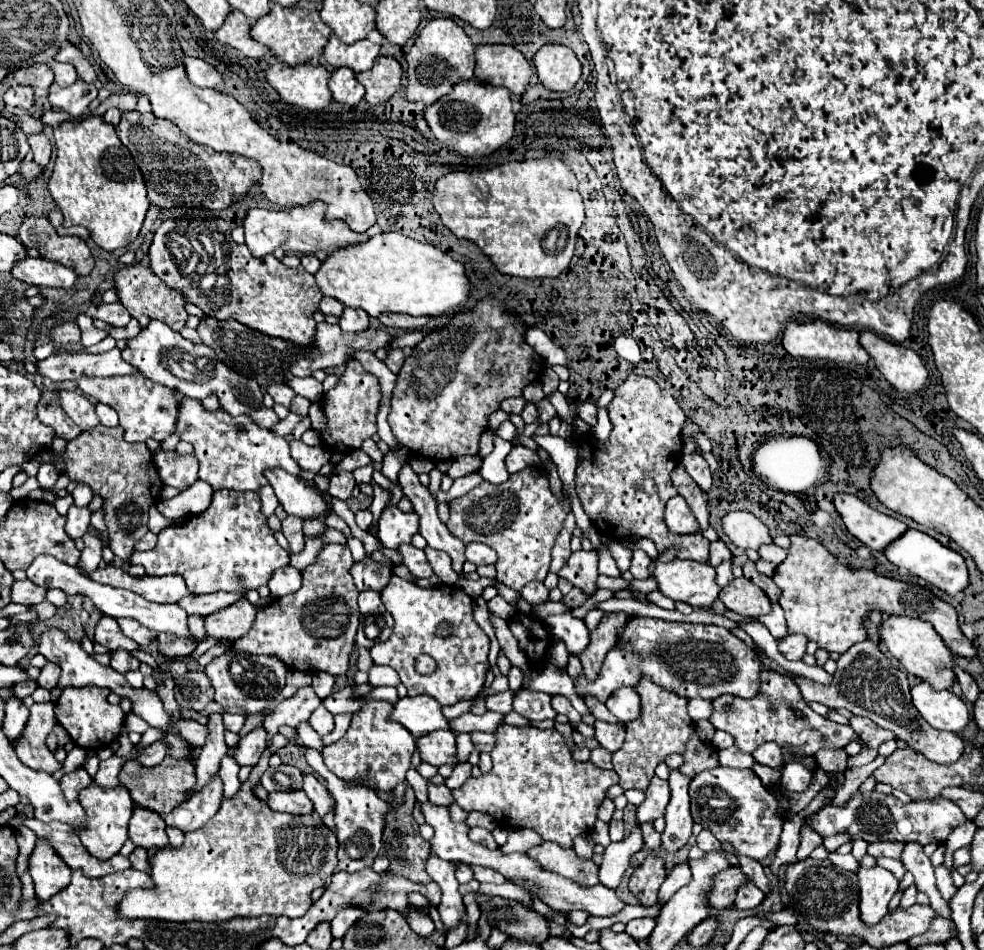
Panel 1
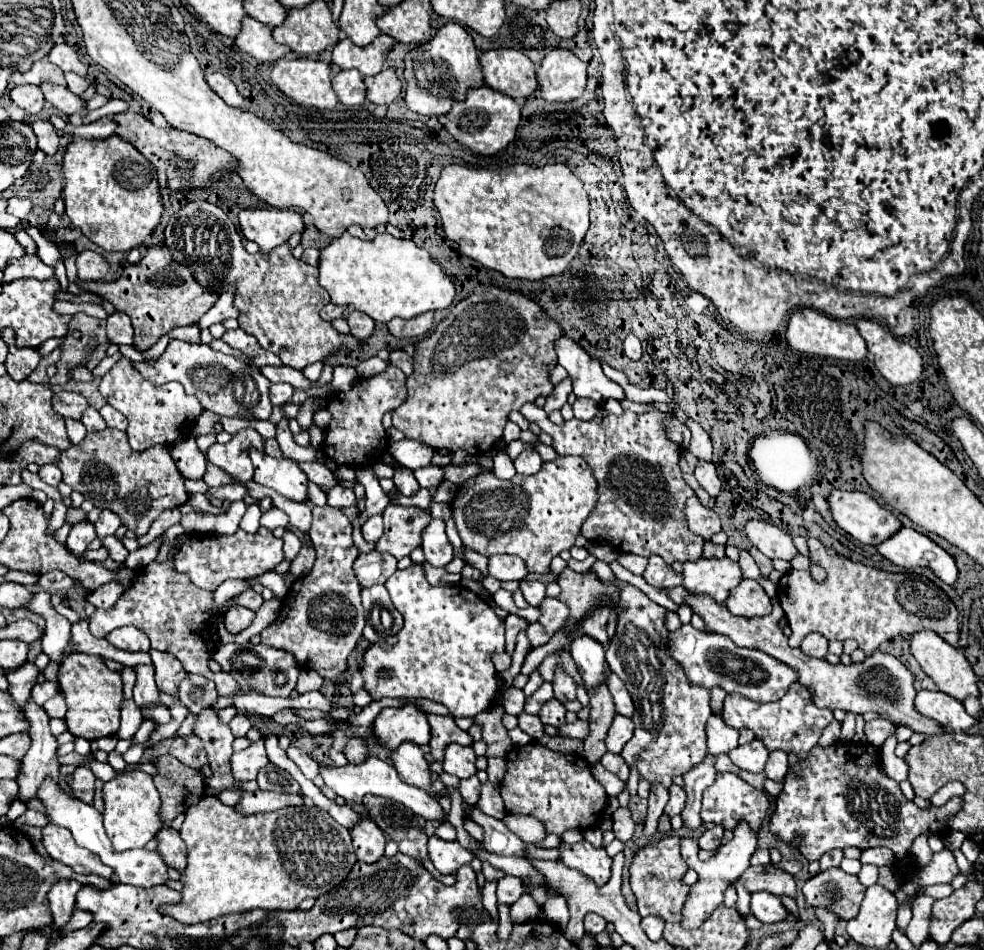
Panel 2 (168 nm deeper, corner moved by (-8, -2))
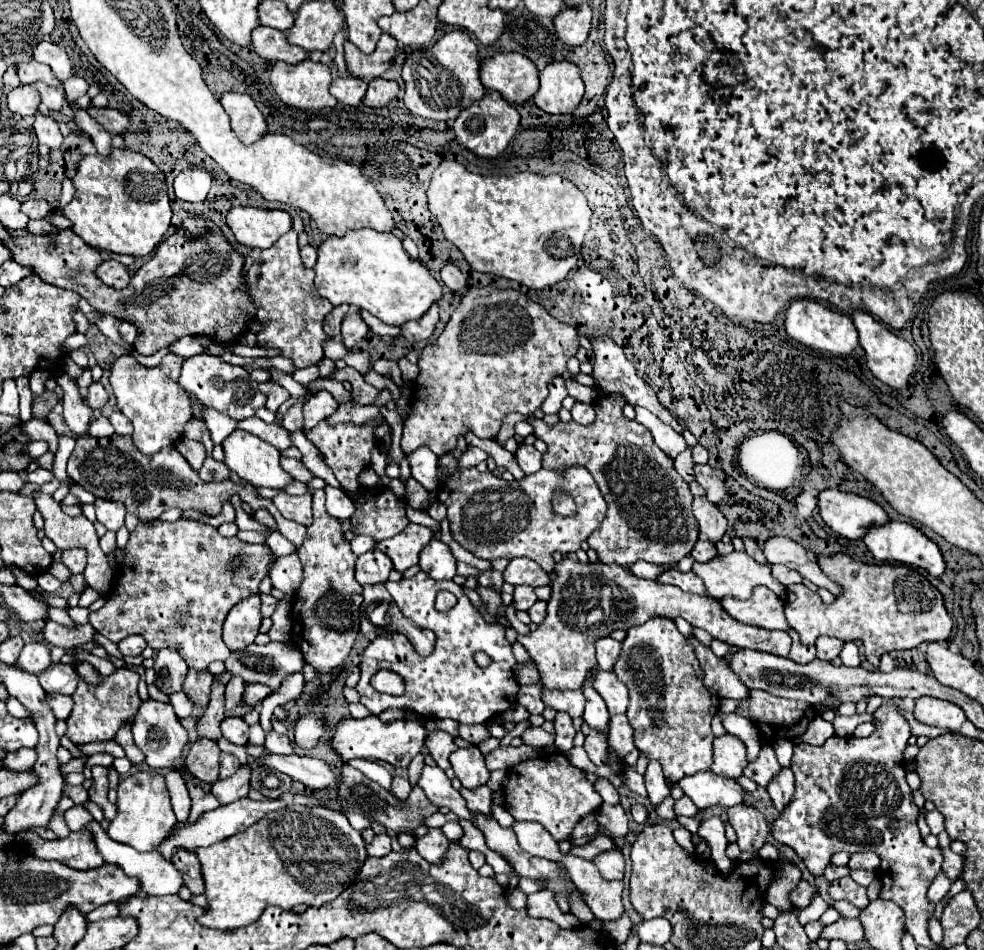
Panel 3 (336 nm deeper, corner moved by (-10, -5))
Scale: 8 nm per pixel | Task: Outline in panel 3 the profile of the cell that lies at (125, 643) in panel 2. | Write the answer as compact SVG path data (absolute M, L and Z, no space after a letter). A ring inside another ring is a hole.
M133 634L133 636L127 636L125 640L121 640L117 646L119 646L119 650L121 650L123 656L139 656L145 650L147 644L145 644L143 636Z

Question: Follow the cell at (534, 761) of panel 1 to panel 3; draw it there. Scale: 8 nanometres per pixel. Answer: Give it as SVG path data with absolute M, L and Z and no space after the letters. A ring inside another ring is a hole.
M555 752L547 758L531 758L507 772L507 784L503 788L505 808L515 820L541 822L555 840L567 840L575 824L587 814L597 812L603 804L601 796L587 780L585 772L575 768L565 754Z

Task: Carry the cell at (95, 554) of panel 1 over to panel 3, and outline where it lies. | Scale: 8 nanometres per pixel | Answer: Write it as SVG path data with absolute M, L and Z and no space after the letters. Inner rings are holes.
M95 500L95 512L97 520L111 532L117 532L123 526L125 520L125 506L121 502L109 502L109 500Z

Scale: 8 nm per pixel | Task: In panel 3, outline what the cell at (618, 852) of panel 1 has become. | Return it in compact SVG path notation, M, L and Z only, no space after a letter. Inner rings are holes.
M651 762L647 772L645 772L645 786L649 792L649 802L653 808L657 808L667 796L671 796L671 788L661 772L661 764L659 762Z

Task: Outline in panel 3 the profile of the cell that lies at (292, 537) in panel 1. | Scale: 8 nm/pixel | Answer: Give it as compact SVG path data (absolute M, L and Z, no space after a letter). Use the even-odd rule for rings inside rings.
M279 492L273 498L273 504L289 520L295 520L295 522L305 524L305 526L311 524L311 520L313 520L313 516L311 516L311 494L291 496L287 492Z

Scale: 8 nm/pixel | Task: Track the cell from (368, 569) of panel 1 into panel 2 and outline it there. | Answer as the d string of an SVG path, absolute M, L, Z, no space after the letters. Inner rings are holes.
M379 551L359 553L353 563L353 571L361 587L371 587L375 583L385 583L397 571L397 559Z

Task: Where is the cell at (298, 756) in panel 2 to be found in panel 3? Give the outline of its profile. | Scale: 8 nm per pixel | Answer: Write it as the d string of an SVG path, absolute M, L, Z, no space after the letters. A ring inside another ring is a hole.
M269 732L265 738L265 748L269 748L275 754L293 754L293 744L287 736L281 736L277 732Z

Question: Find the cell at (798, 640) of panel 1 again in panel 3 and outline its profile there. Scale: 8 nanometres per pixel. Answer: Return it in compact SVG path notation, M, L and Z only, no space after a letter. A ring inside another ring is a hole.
M819 636L815 642L817 648L817 658L831 662L835 656L839 656L843 642L839 638L827 638L827 636Z

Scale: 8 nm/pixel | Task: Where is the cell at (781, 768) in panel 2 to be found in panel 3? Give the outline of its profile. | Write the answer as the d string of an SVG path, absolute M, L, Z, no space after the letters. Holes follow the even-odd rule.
M781 768L779 776L775 776L775 780L771 780L771 784L767 784L767 792L769 792L775 808L781 812L793 796L793 772L791 772L791 768Z

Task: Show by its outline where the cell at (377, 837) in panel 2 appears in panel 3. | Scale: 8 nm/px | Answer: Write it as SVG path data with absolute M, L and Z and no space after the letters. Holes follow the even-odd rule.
M377 834L377 836L373 836L371 844L367 844L367 856L381 858L381 856L387 856L389 852L391 852L391 838L389 838L389 834Z

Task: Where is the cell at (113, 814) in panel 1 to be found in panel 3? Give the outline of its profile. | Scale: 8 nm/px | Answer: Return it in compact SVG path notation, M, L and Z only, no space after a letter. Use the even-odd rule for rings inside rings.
M139 772L135 776L127 776L117 788L117 816L111 820L107 834L115 842L123 842L133 846L137 852L157 850L159 844L171 834L177 818L171 808L169 790L165 786L163 776Z

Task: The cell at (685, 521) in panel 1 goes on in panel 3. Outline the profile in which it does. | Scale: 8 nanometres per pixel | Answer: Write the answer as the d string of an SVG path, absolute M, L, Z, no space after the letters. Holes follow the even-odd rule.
M695 498L691 510L699 522L701 536L711 542L719 542L727 530L727 520L719 512L719 508L711 504L707 498Z

